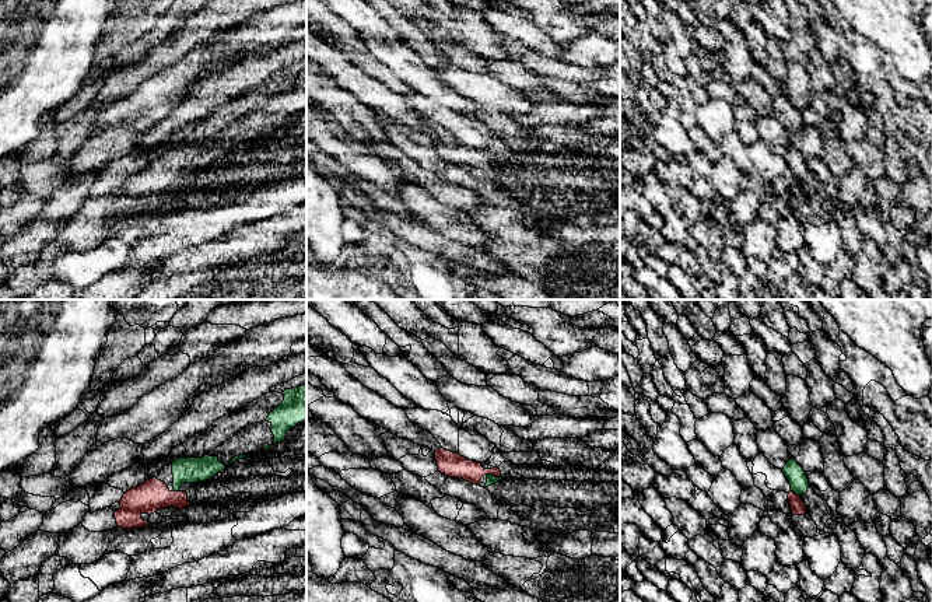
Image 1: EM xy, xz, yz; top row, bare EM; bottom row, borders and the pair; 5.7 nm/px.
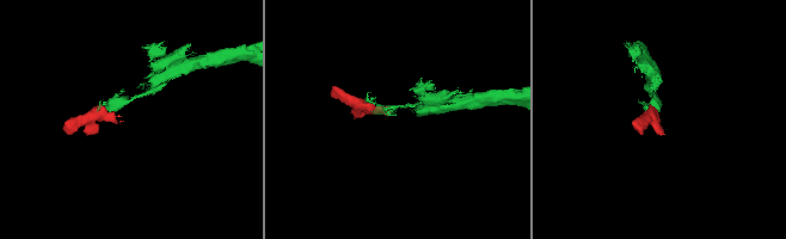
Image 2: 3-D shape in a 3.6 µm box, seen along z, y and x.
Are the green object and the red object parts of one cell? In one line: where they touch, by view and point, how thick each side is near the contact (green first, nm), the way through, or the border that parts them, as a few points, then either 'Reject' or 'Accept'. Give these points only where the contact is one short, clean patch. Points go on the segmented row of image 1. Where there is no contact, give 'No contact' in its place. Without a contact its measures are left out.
Touches green at xz (494, 476). Thickness 50 nm (green) against 140 nm. Path across: xz (491, 479), (494, 476), (452, 465). Accept

